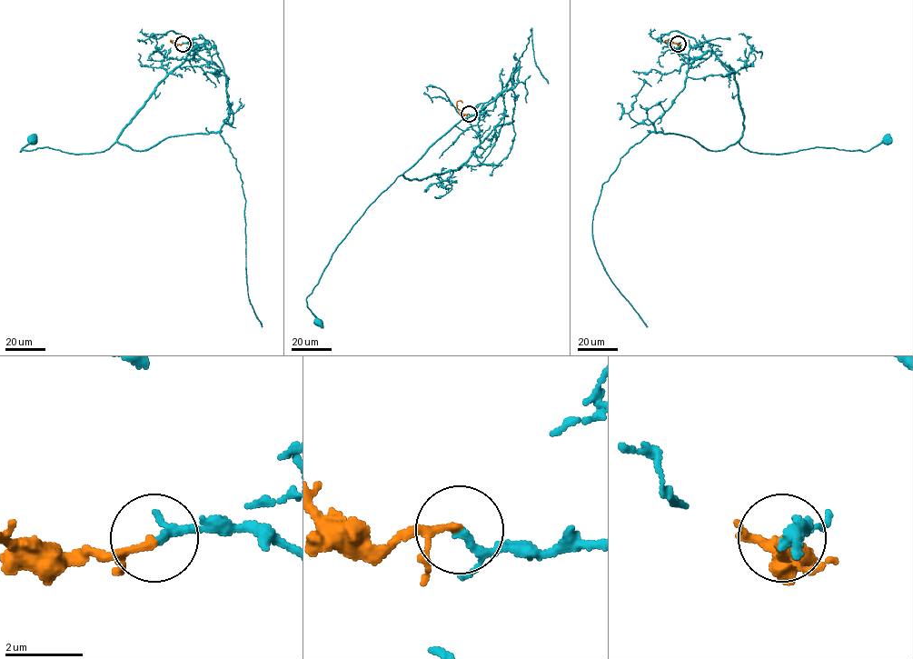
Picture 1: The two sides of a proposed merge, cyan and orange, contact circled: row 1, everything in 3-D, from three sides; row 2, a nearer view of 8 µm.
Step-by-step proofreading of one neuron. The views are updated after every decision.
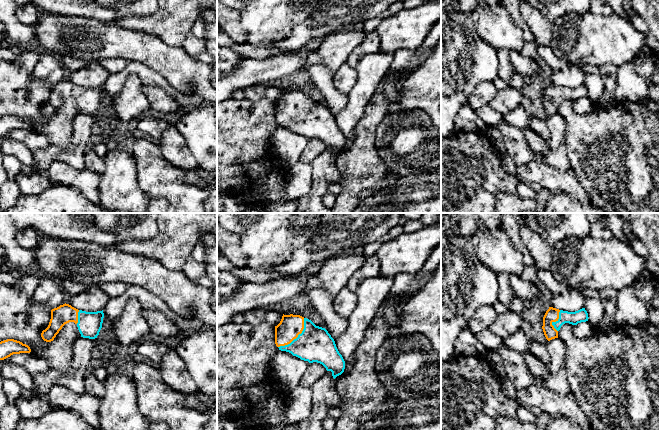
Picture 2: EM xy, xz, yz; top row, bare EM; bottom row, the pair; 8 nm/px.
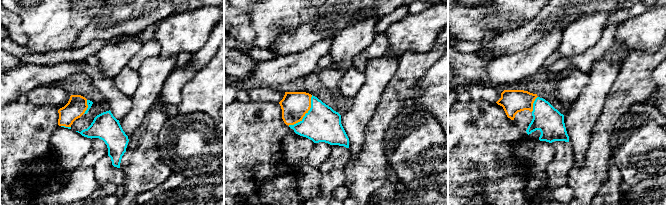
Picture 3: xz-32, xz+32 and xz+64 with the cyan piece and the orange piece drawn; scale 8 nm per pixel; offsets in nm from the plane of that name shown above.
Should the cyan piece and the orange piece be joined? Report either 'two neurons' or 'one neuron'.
one neuron

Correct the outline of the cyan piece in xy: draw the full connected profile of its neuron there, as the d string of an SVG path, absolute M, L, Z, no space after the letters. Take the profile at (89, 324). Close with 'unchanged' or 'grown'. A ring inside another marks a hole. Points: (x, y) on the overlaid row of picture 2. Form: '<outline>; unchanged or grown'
M65 303L51 310L49 325L42 331L41 337L44 341L51 342L65 324L74 322L81 337L95 339L102 328L103 318L103 310L86 312Z; grown

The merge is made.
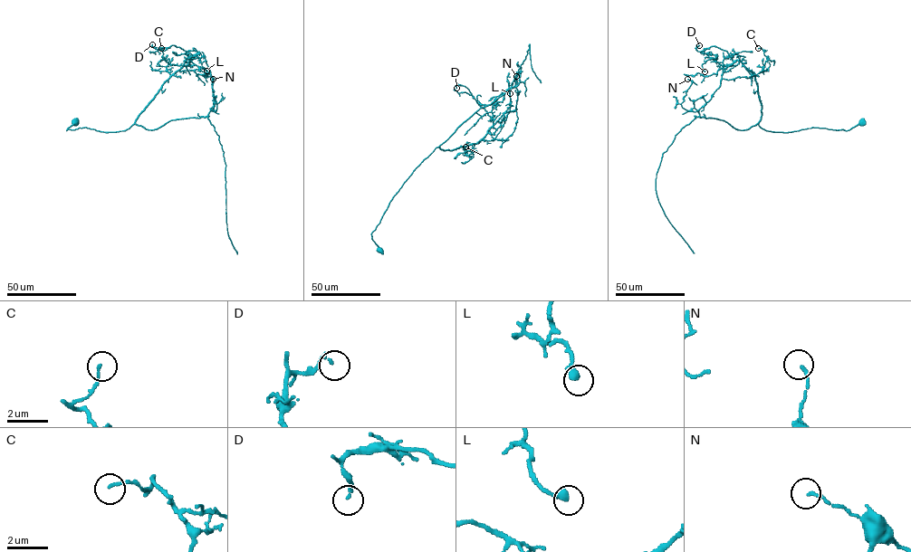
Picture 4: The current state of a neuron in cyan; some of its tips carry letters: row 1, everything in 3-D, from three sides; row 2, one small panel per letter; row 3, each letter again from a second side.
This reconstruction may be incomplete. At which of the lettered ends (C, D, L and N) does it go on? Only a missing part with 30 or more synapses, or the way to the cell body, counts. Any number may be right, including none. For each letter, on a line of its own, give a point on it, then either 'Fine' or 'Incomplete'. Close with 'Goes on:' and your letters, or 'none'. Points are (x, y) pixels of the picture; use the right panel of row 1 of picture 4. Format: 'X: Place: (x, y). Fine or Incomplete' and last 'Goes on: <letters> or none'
C: Place: (758, 48). Fine
D: Place: (699, 45). Fine
L: Place: (704, 71). Fine
N: Place: (687, 79). Fine
Goes on: none

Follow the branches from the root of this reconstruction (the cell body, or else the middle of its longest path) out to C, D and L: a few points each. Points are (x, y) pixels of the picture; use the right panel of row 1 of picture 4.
C: (862, 122), (848, 130), (762, 128), (755, 76), (767, 59), (758, 48)
D: (862, 122), (848, 130), (765, 130), (758, 124), (754, 75), (725, 50), (697, 52), (699, 45)
L: (862, 122), (848, 130), (766, 130), (753, 73), (739, 60), (713, 59), (704, 71)

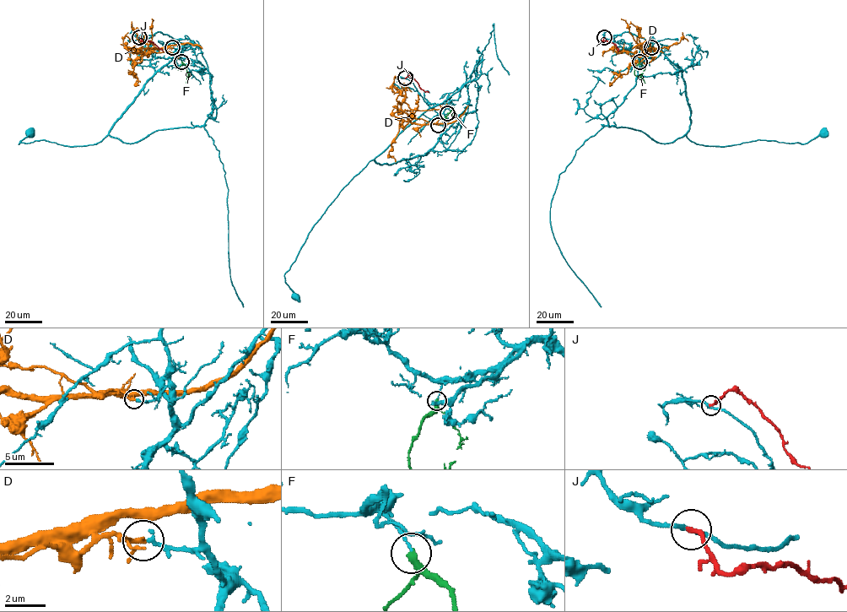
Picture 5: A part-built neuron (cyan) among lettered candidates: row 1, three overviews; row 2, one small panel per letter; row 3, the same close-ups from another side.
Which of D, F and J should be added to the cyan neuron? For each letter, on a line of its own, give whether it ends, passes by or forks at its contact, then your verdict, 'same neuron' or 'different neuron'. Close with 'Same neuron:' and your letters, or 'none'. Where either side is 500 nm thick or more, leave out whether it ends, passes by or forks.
D: it ends there; different neuron
F: it passes by; different neuron
J: it ends there; different neuron
Same neuron: none

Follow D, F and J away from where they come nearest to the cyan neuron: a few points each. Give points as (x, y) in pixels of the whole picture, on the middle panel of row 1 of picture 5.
D: (438, 125), (411, 121), (414, 116), (405, 97), (391, 89), (396, 76)
F: (447, 113), (453, 107), (452, 119)
J: (405, 78), (410, 75), (419, 87), (428, 91)

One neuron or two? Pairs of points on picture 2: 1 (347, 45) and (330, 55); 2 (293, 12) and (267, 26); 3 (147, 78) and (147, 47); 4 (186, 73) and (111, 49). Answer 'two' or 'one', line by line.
1: one
2: one
3: two
4: one

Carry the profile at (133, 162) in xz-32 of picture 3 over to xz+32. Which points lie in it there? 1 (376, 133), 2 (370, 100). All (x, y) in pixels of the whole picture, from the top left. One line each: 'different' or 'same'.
1: same
2: different

